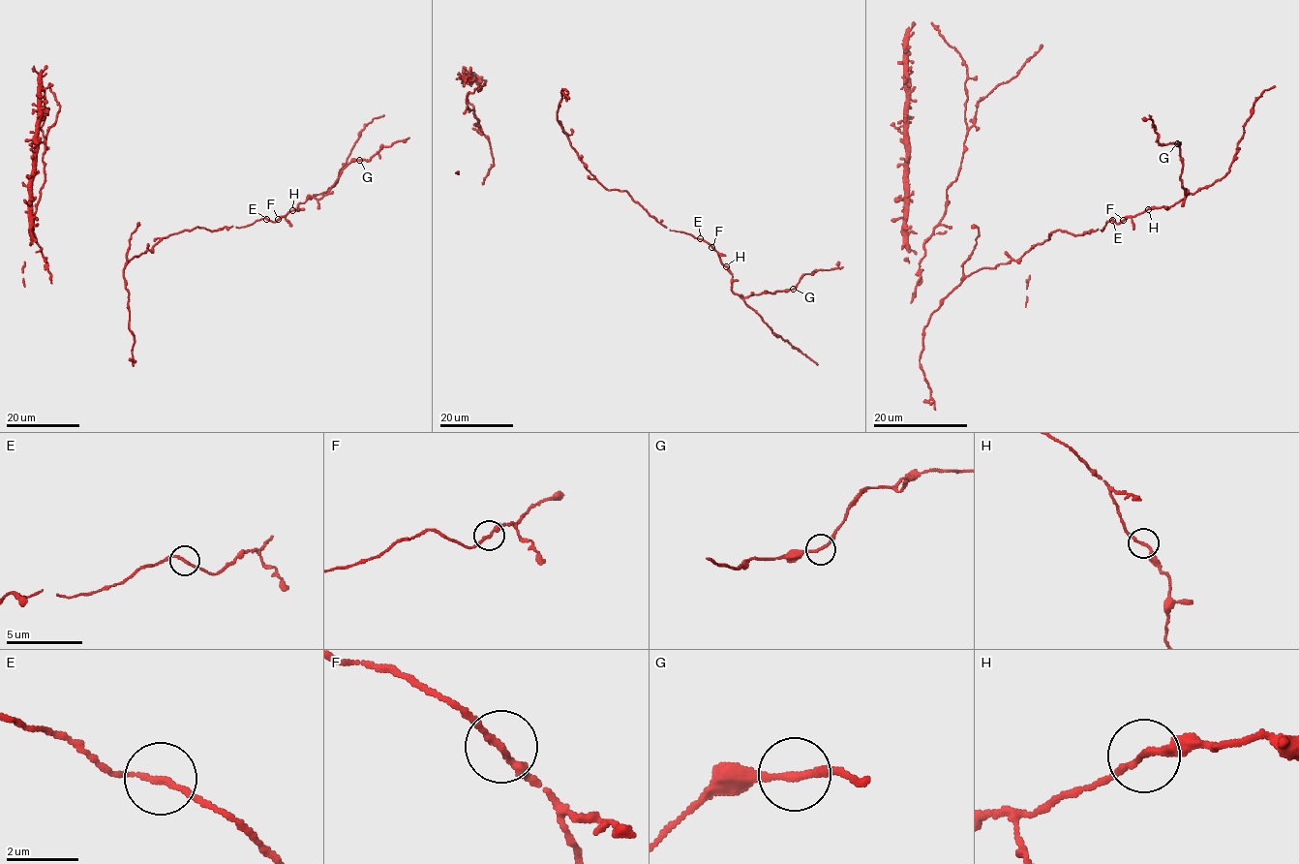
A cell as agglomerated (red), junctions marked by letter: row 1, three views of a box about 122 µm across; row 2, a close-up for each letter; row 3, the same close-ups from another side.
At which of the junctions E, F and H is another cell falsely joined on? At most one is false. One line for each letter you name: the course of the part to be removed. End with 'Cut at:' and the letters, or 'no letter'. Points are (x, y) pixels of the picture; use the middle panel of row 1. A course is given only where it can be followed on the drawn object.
Cut at: no letter

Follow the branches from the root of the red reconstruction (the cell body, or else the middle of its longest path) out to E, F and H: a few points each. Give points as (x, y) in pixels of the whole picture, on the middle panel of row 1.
E: (581, 160), (589, 172), (609, 190), (626, 191), (666, 228), (700, 238)
F: (581, 160), (589, 172), (609, 190), (626, 191), (666, 228), (700, 238), (711, 247)
H: (581, 160), (589, 172), (609, 190), (626, 191), (666, 228), (708, 242), (726, 265)

